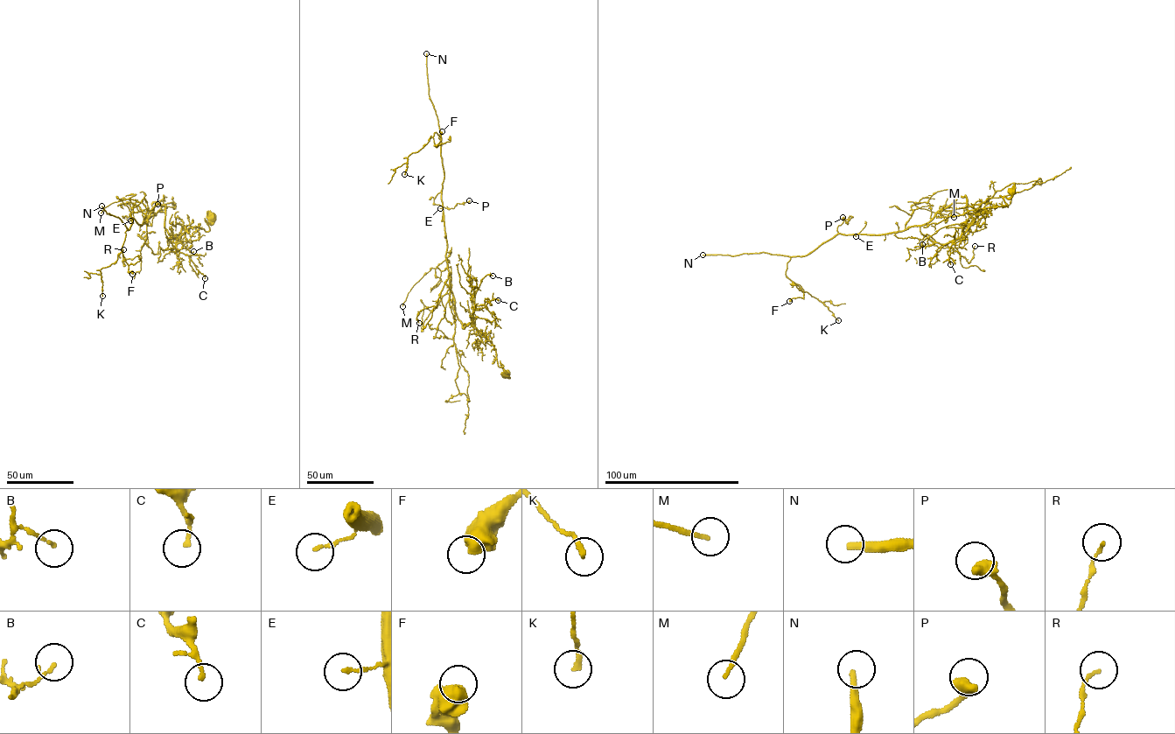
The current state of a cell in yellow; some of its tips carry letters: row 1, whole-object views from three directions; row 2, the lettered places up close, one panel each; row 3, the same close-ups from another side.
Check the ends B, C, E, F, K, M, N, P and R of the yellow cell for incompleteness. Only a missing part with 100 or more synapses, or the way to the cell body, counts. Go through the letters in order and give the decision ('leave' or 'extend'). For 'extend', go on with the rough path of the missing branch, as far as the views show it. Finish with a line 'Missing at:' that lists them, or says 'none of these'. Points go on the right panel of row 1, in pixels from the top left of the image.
B: leave
C: leave
E: leave
F: leave
K: leave
M: leave
N: extend
P: leave
R: leave
Missing at: N

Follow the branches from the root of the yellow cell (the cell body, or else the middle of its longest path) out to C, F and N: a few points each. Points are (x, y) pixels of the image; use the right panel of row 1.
C: (1011, 192), (1009, 198), (1003, 197), (1008, 206), (982, 208), (964, 233), (953, 241), (948, 261), (950, 264)
F: (1011, 192), (968, 227), (965, 196), (920, 226), (836, 234), (791, 257), (803, 297), (789, 301)
N: (1011, 192), (1008, 206), (982, 208), (968, 227), (965, 196), (920, 226), (836, 234), (805, 255), (702, 255)

